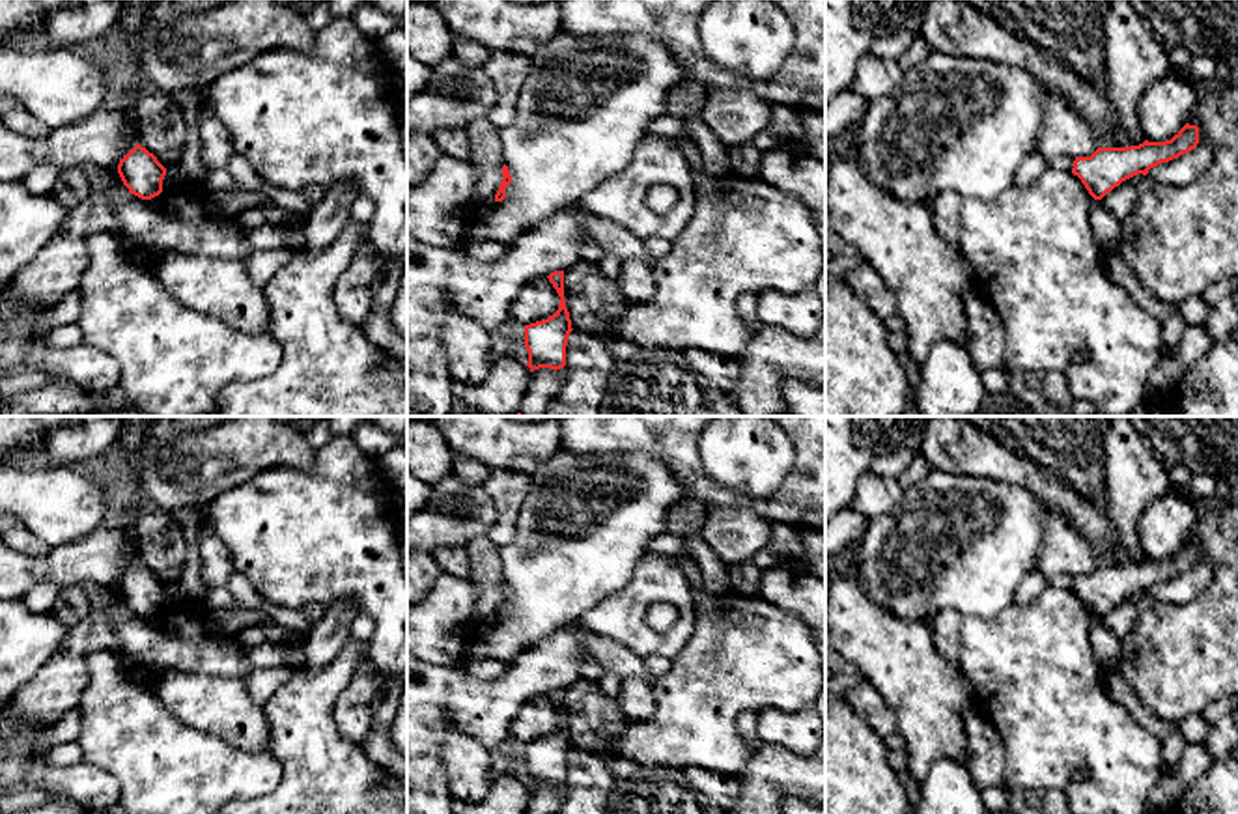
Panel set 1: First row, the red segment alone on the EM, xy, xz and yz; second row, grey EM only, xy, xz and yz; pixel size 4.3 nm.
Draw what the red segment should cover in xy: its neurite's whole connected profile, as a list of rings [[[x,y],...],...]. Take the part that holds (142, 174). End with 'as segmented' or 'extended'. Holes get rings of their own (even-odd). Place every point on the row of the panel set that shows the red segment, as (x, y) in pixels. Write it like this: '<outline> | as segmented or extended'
[[[140,144],[134,146],[118,164],[118,174],[131,194],[151,200],[162,192],[166,168]]] | as segmented

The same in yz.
[[[1186,123],[1171,140],[1130,147],[1098,147],[1090,157],[1076,157],[1072,174],[1081,179],[1094,200],[1102,200],[1122,181],[1178,159],[1199,144],[1199,127]]] | as segmented

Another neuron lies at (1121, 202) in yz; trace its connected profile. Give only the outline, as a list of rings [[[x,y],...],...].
[[[1126,179],[1102,198],[1102,205],[1122,224],[1135,209],[1141,187],[1143,185]]]

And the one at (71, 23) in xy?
[[[65,0],[45,22],[43,35],[50,49],[73,49],[114,28],[121,17],[123,0]]]

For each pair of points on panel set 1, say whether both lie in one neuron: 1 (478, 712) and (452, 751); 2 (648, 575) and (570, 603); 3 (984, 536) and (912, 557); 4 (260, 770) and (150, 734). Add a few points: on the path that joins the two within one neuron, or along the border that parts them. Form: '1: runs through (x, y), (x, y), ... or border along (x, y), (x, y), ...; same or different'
1: border along (445, 727), (456, 725), (488, 751); different
2: border along (648, 551), (632, 579), (592, 609); different
3: runs through (966, 542), (951, 542), (930, 551); same
4: runs through (232, 770), (185, 770), (178, 762); same

